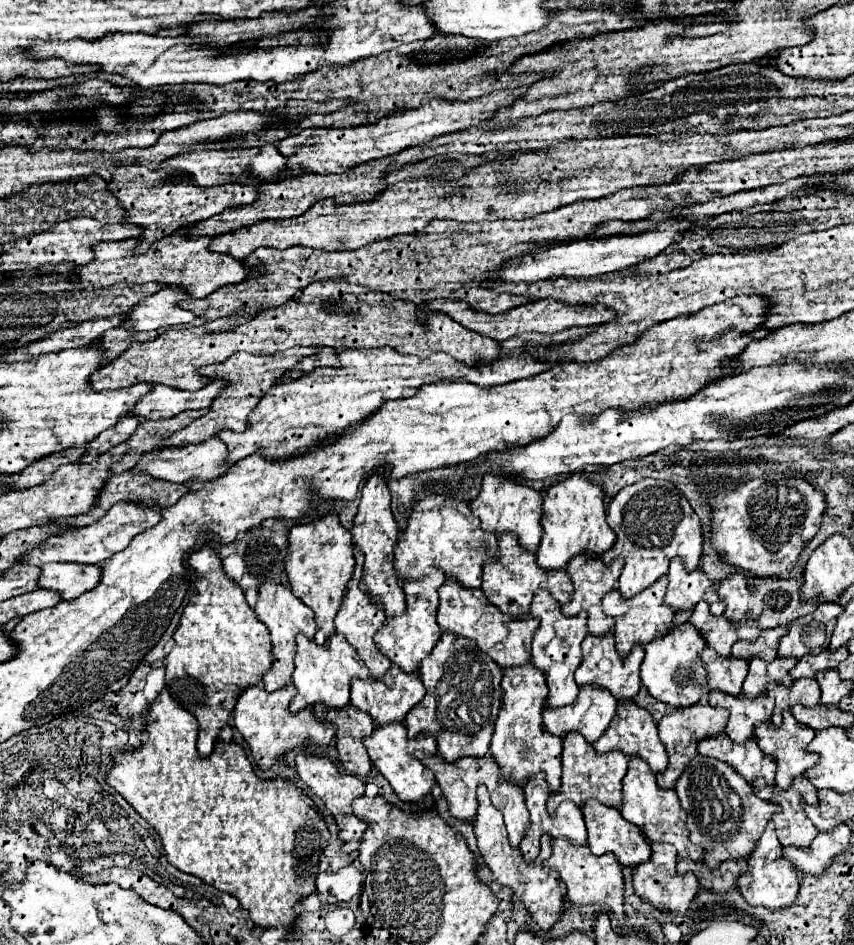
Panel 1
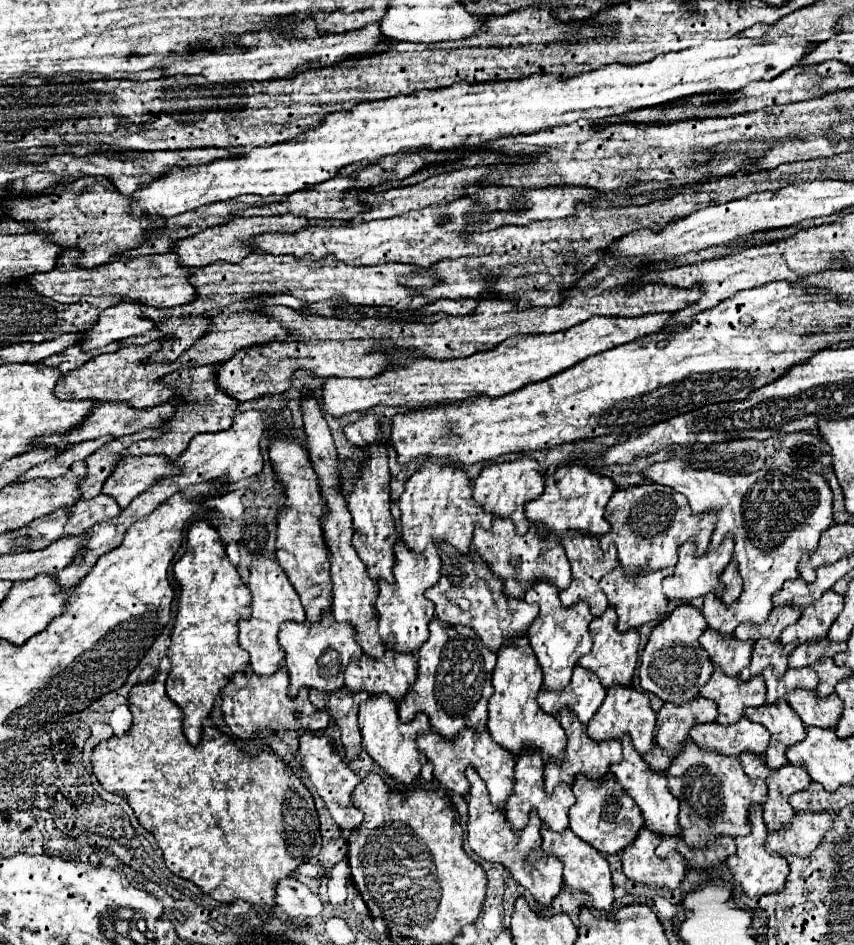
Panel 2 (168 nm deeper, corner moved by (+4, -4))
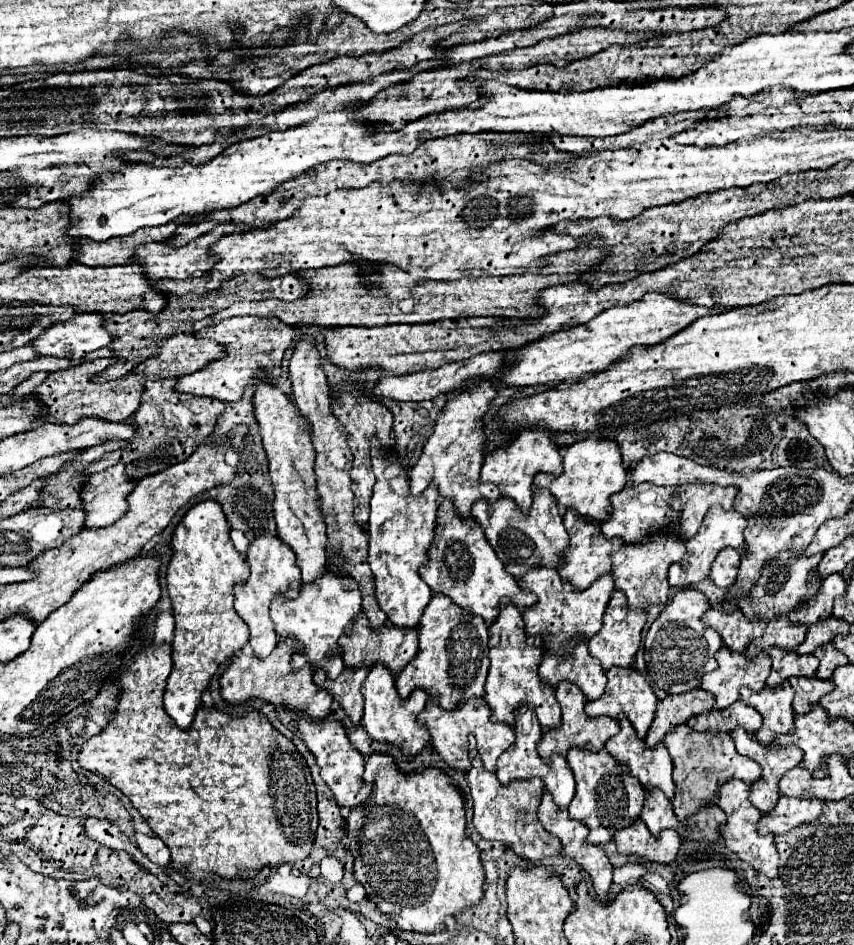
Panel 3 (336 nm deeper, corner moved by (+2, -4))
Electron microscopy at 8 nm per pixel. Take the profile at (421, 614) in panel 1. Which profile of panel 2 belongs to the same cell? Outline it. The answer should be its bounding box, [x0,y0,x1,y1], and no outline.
[376,544,440,654]

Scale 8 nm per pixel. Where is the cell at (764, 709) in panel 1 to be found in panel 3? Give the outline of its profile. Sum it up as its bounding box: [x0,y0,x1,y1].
[702,646,772,710]

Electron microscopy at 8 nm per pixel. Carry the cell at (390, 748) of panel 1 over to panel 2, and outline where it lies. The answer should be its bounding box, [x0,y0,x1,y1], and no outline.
[358,698,428,784]

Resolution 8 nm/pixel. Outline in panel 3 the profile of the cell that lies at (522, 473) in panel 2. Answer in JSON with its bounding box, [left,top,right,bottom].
[480,428,562,512]

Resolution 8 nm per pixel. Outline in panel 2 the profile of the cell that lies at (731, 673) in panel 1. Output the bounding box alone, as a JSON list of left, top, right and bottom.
[700,630,752,678]

